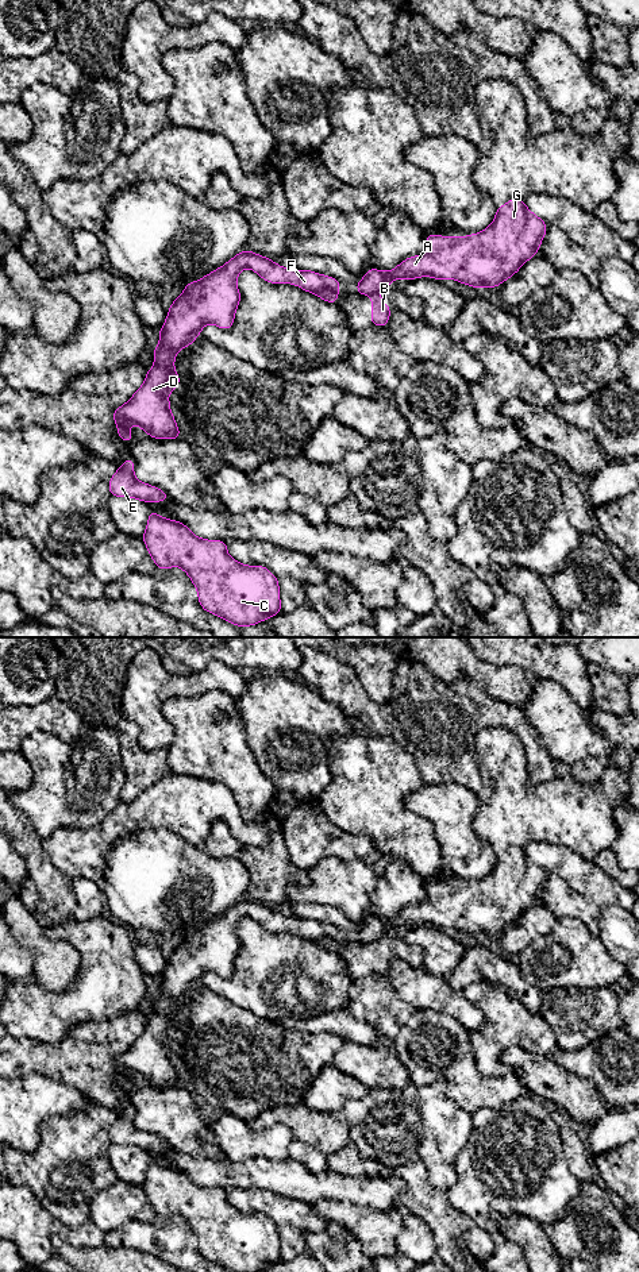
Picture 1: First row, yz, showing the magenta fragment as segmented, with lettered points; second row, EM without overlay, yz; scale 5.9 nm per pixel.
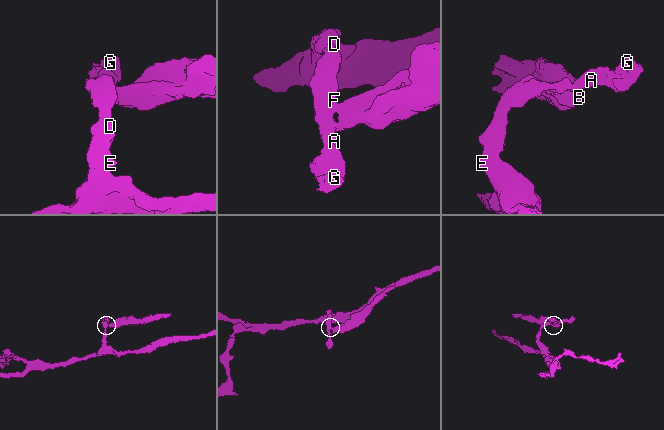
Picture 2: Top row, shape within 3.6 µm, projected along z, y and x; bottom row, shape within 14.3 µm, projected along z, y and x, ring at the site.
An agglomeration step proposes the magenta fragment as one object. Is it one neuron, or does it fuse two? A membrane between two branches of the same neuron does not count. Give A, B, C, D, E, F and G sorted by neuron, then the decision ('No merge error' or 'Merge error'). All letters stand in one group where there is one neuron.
Groups: A C D E F G / B. Merge error

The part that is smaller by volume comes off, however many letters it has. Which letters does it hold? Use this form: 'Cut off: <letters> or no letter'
Cut off: B

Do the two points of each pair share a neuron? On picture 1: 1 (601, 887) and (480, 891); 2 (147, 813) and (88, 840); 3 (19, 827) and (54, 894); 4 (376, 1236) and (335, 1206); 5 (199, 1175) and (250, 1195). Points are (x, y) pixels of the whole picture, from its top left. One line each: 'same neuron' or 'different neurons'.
1: different neurons
2: same neuron
3: same neuron
4: same neuron
5: different neurons

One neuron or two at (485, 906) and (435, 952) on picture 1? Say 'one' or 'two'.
two

